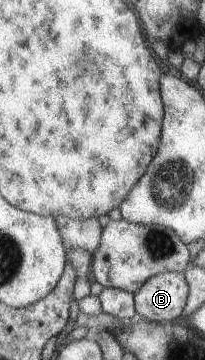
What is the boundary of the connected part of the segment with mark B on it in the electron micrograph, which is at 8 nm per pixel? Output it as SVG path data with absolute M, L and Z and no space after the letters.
M183 273L156 274L134 293L136 317L154 323L180 320L186 301L187 282Z

